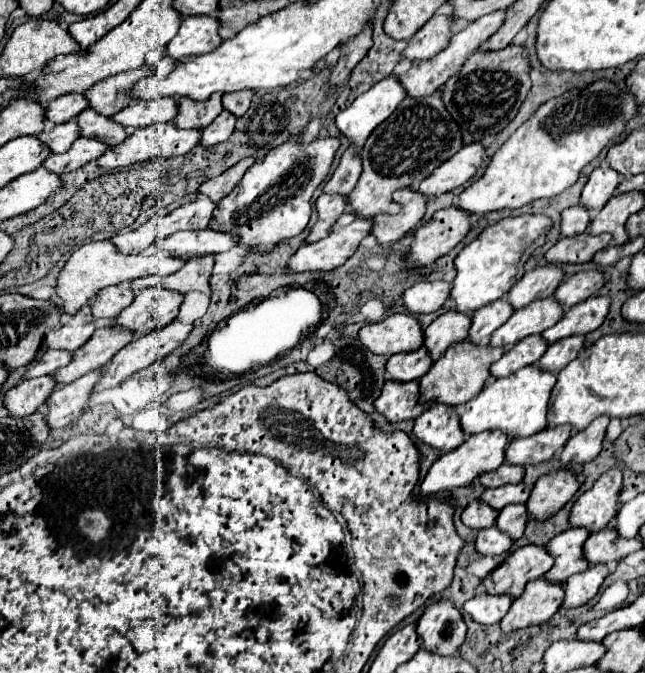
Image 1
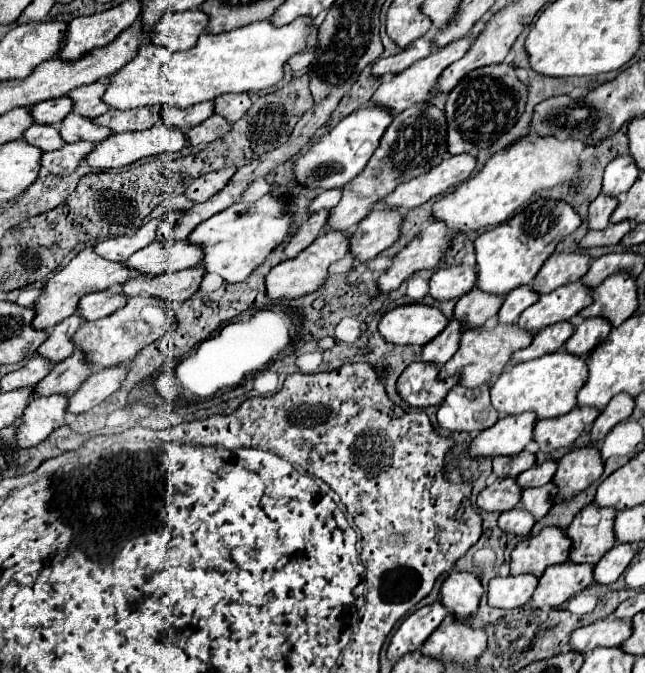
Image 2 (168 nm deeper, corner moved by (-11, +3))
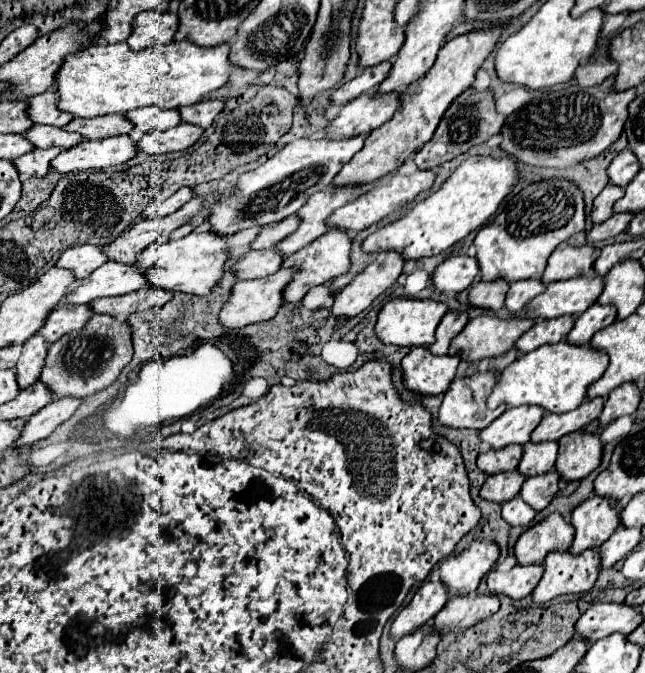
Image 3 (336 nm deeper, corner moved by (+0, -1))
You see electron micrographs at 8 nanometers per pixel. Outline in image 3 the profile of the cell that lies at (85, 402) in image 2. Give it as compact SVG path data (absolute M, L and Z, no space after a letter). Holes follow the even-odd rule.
M64 398L64 400L54 400L52 404L46 404L42 410L38 410L34 416L26 420L24 430L18 436L18 440L12 444L12 448L32 446L34 442L48 438L54 432L54 428L58 428L74 414L78 404L80 404L78 398Z

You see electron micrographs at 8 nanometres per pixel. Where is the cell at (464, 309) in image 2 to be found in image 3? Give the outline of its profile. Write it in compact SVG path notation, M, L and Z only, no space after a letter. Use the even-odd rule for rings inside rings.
M492 280L492 284L488 282L476 282L474 286L468 288L466 292L466 302L478 308L490 308L490 310L500 310L504 306L504 296L508 292L510 284L506 280Z

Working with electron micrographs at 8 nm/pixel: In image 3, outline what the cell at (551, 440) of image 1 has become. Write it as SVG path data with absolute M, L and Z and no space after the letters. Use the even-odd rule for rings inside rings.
M604 398L588 400L576 410L564 412L564 414L546 414L542 422L538 424L536 432L532 432L534 442L544 442L544 440L560 440L562 436L582 430L590 422L594 422L604 408Z

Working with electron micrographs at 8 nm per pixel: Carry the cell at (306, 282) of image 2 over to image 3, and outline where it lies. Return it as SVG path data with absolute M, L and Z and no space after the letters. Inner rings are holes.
M280 268L276 274L272 276L264 276L264 278L256 278L256 280L246 280L246 282L236 282L236 286L230 292L230 298L224 304L224 310L220 310L218 320L224 328L236 330L236 328L244 328L248 324L256 324L256 322L264 322L270 320L278 308L282 306L282 290L286 288L286 284L292 280L292 276L296 274L296 270L286 270Z

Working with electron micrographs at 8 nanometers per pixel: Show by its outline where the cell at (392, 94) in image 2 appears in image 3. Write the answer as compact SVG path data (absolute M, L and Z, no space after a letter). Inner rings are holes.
M362 94L356 100L348 102L338 116L328 124L328 140L346 140L352 136L366 136L372 128L392 120L396 108L400 106L398 94Z

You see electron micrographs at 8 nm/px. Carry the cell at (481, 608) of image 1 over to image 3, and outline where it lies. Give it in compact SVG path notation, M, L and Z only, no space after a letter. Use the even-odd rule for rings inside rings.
M516 564L508 572L492 570L488 574L488 588L492 594L498 594L498 596L504 594L518 600L528 596L536 588L542 574L544 574L544 564L528 564L528 566Z

